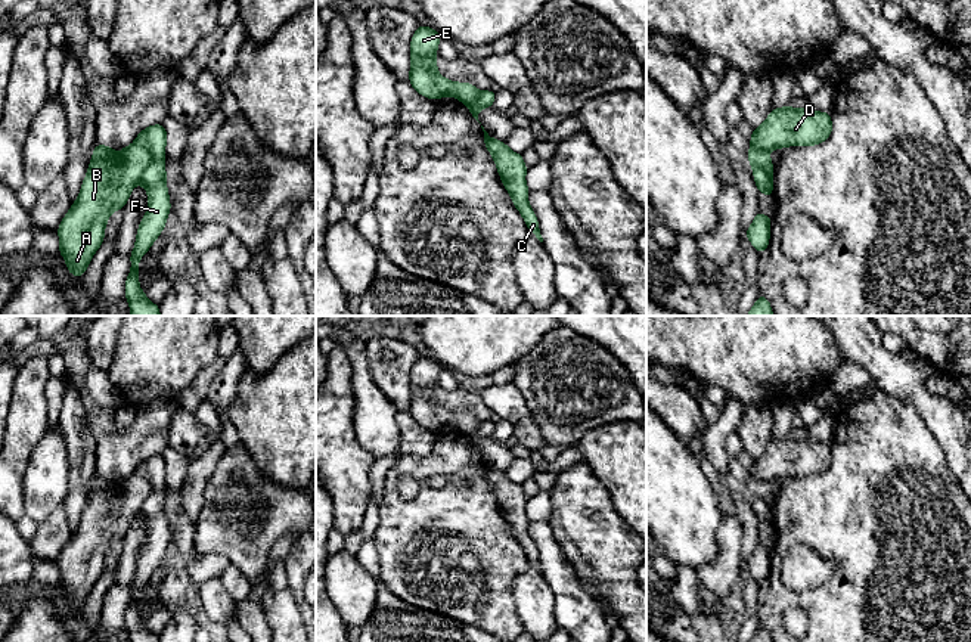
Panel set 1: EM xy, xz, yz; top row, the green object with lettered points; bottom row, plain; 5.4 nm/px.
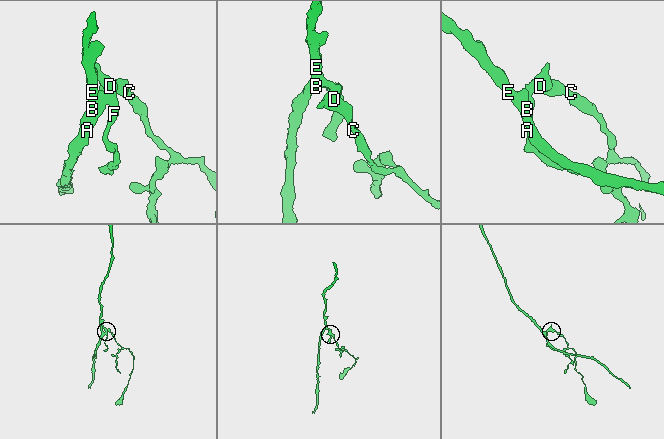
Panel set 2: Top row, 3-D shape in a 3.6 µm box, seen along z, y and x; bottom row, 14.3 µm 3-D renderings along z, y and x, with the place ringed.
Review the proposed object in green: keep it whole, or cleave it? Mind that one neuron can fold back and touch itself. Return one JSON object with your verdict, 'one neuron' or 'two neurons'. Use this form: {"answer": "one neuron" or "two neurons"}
{"answer": "two neurons"}

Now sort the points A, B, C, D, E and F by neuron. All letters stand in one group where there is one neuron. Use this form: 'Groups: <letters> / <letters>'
Groups: A B E / C D F

